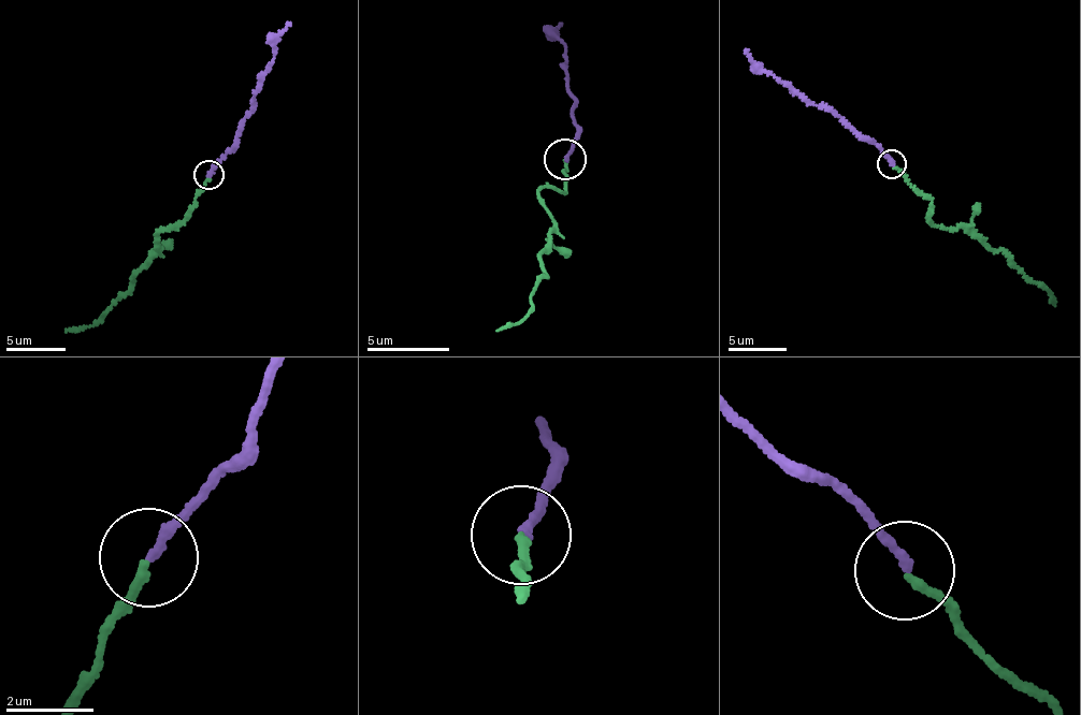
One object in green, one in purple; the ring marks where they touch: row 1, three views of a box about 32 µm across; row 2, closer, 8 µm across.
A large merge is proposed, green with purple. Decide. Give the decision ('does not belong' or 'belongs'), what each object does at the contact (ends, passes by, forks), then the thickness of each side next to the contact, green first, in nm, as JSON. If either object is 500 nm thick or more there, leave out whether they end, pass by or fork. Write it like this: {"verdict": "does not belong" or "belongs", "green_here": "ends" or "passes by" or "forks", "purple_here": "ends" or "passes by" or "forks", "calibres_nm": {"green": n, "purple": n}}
{"verdict": "belongs", "green_here": "ends", "purple_here": "ends", "calibres_nm": {"green": 180, "purple": 200}}

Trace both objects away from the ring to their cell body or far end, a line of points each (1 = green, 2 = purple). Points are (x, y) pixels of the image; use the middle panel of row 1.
1: (564, 157), (567, 190), (539, 190), (552, 233), (543, 254), (545, 279), (532, 294), (532, 312), (495, 330)
2: (564, 157), (574, 150), (576, 122), (567, 54), (558, 29), (563, 24)

